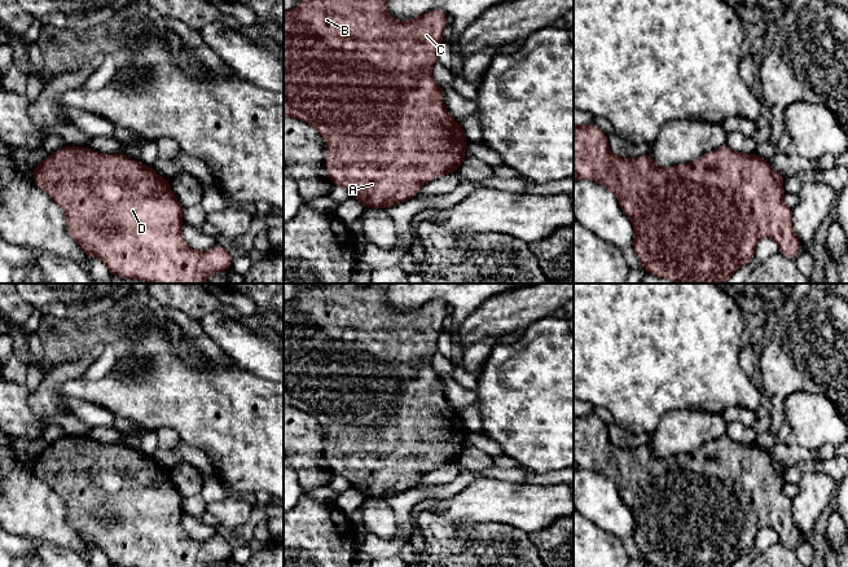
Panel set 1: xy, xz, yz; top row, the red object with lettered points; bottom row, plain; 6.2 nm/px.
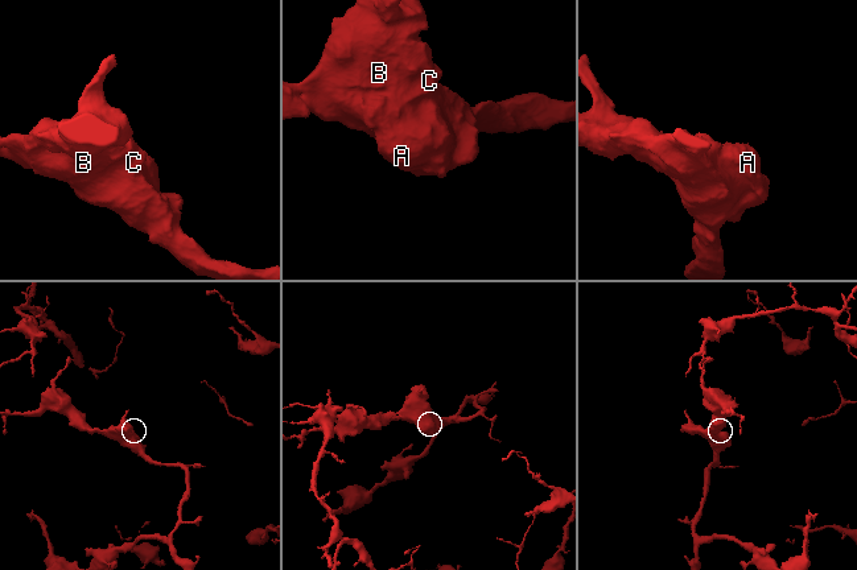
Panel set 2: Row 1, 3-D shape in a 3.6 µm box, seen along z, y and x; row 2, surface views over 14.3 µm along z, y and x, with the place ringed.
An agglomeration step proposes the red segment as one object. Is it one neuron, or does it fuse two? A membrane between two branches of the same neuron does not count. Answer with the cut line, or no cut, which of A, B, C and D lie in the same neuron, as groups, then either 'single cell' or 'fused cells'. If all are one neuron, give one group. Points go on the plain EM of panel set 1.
cut none; groups A B C D; single cell

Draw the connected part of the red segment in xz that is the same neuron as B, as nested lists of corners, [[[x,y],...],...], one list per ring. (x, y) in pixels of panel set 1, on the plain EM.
[[[321,284],[302,290],[299,295],[284,302],[284,405],[311,414],[329,434],[326,458],[330,472],[344,476],[365,497],[383,498],[414,488],[422,475],[440,465],[457,462],[465,449],[467,430],[443,391],[443,378],[432,369],[431,360],[438,351],[438,338],[447,315],[444,300],[430,300],[418,308],[396,311],[386,300],[387,284]]]

